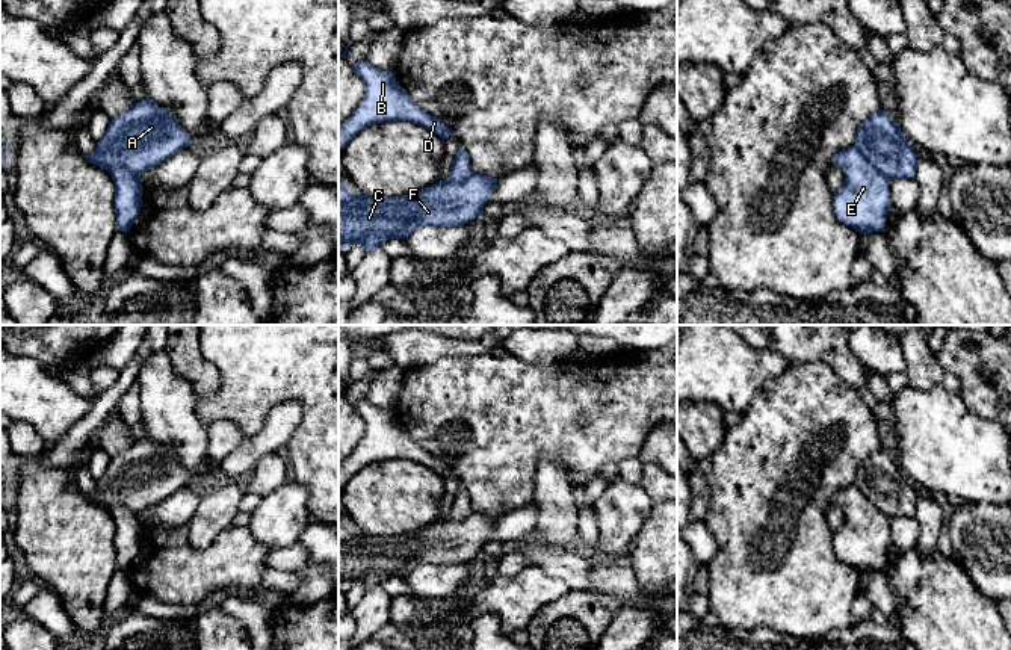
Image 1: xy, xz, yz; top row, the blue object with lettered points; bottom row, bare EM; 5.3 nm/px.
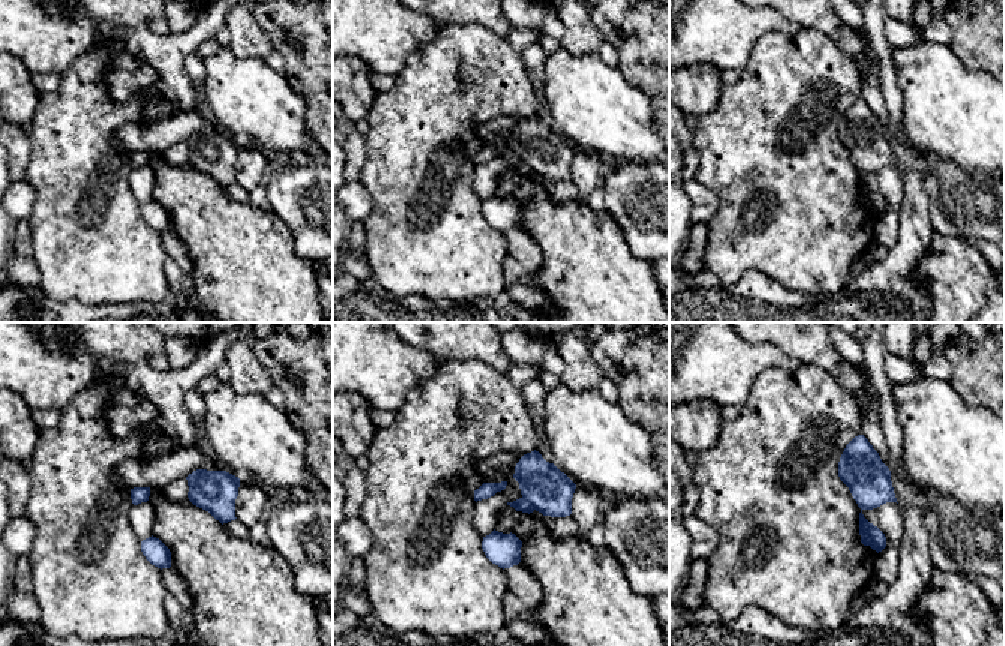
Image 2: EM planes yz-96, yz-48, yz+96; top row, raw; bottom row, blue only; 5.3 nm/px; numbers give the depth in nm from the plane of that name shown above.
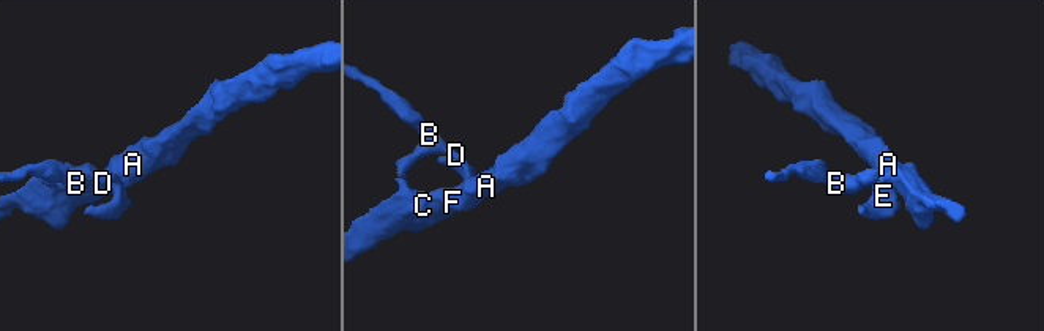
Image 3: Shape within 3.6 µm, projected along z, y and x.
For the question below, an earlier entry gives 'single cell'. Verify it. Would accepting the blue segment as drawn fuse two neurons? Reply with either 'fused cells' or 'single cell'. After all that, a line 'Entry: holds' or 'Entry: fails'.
single cell
Entry: holds

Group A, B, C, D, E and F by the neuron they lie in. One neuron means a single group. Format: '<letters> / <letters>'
A B C D E F

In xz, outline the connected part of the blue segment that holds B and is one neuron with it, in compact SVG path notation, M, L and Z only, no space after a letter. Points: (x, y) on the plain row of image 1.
M366 399L357 401L352 407L364 420L366 432L355 450L339 466L339 488L364 467L384 460L411 460L434 470L443 479L455 473L411 438L393 410L381 410Z

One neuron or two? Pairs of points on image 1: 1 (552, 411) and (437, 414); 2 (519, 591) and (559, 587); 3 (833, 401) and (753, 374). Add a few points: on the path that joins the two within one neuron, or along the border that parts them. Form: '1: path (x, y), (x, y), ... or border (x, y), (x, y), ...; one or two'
1: path (523, 411), (466, 411); one
2: path (529, 590), (549, 588); one
3: border (794, 363), (771, 377), (754, 395), (748, 408); two

